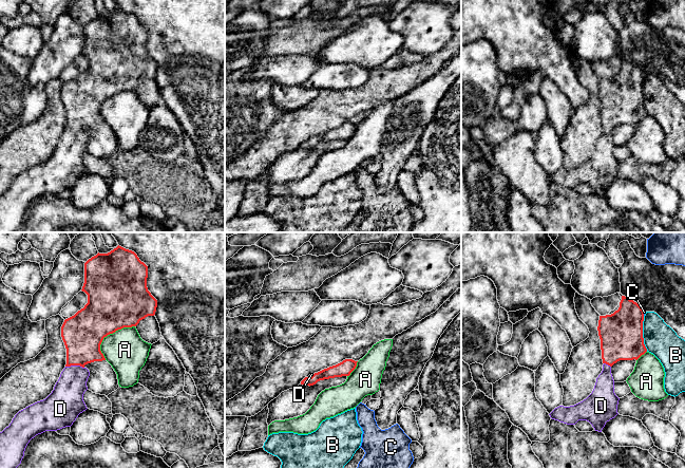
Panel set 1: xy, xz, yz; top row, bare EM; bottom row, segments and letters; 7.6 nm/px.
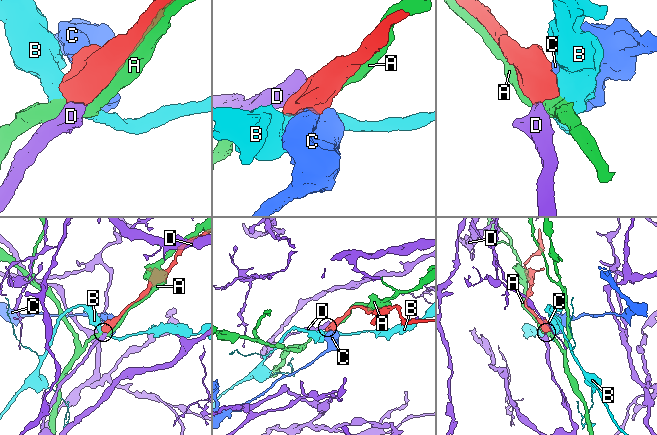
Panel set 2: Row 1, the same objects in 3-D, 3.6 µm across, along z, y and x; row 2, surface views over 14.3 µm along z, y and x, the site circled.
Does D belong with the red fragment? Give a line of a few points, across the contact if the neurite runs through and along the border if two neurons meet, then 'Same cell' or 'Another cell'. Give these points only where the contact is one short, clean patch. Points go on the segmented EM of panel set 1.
Line: xy (82, 334), (82, 348), (75, 364), (75, 375), (68, 395). Same cell

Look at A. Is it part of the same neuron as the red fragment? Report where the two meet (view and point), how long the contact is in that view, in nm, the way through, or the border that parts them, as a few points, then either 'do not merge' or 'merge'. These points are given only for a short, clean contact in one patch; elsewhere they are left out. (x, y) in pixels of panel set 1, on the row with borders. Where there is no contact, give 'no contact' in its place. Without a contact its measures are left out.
xy (108, 334) | 340 nm | do not merge

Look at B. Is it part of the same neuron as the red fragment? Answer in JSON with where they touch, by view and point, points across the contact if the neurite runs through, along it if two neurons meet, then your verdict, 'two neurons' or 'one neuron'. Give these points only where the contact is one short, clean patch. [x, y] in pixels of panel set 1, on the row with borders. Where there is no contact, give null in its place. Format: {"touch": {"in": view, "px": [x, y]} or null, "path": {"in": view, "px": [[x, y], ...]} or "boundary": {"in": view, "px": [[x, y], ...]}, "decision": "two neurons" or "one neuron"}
{"touch": {"in": "yz", "px": [642, 334]}, "boundary": {"in": "yz", "px": [[643, 316], [643, 343], [647, 351]]}, "decision": "two neurons"}

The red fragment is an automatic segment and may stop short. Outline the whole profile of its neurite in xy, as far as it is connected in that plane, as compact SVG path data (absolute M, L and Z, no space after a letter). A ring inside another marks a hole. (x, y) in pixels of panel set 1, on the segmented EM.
M119 245L108 254L98 252L84 263L81 290L88 295L88 303L65 319L61 326L61 337L66 349L65 368L45 399L19 411L9 426L0 432L0 469L16 469L32 438L45 431L71 427L78 415L88 409L83 394L88 390L90 372L84 365L106 360L100 351L103 338L123 327L136 326L140 320L155 315L157 300L148 290L147 278L148 266L134 251Z

